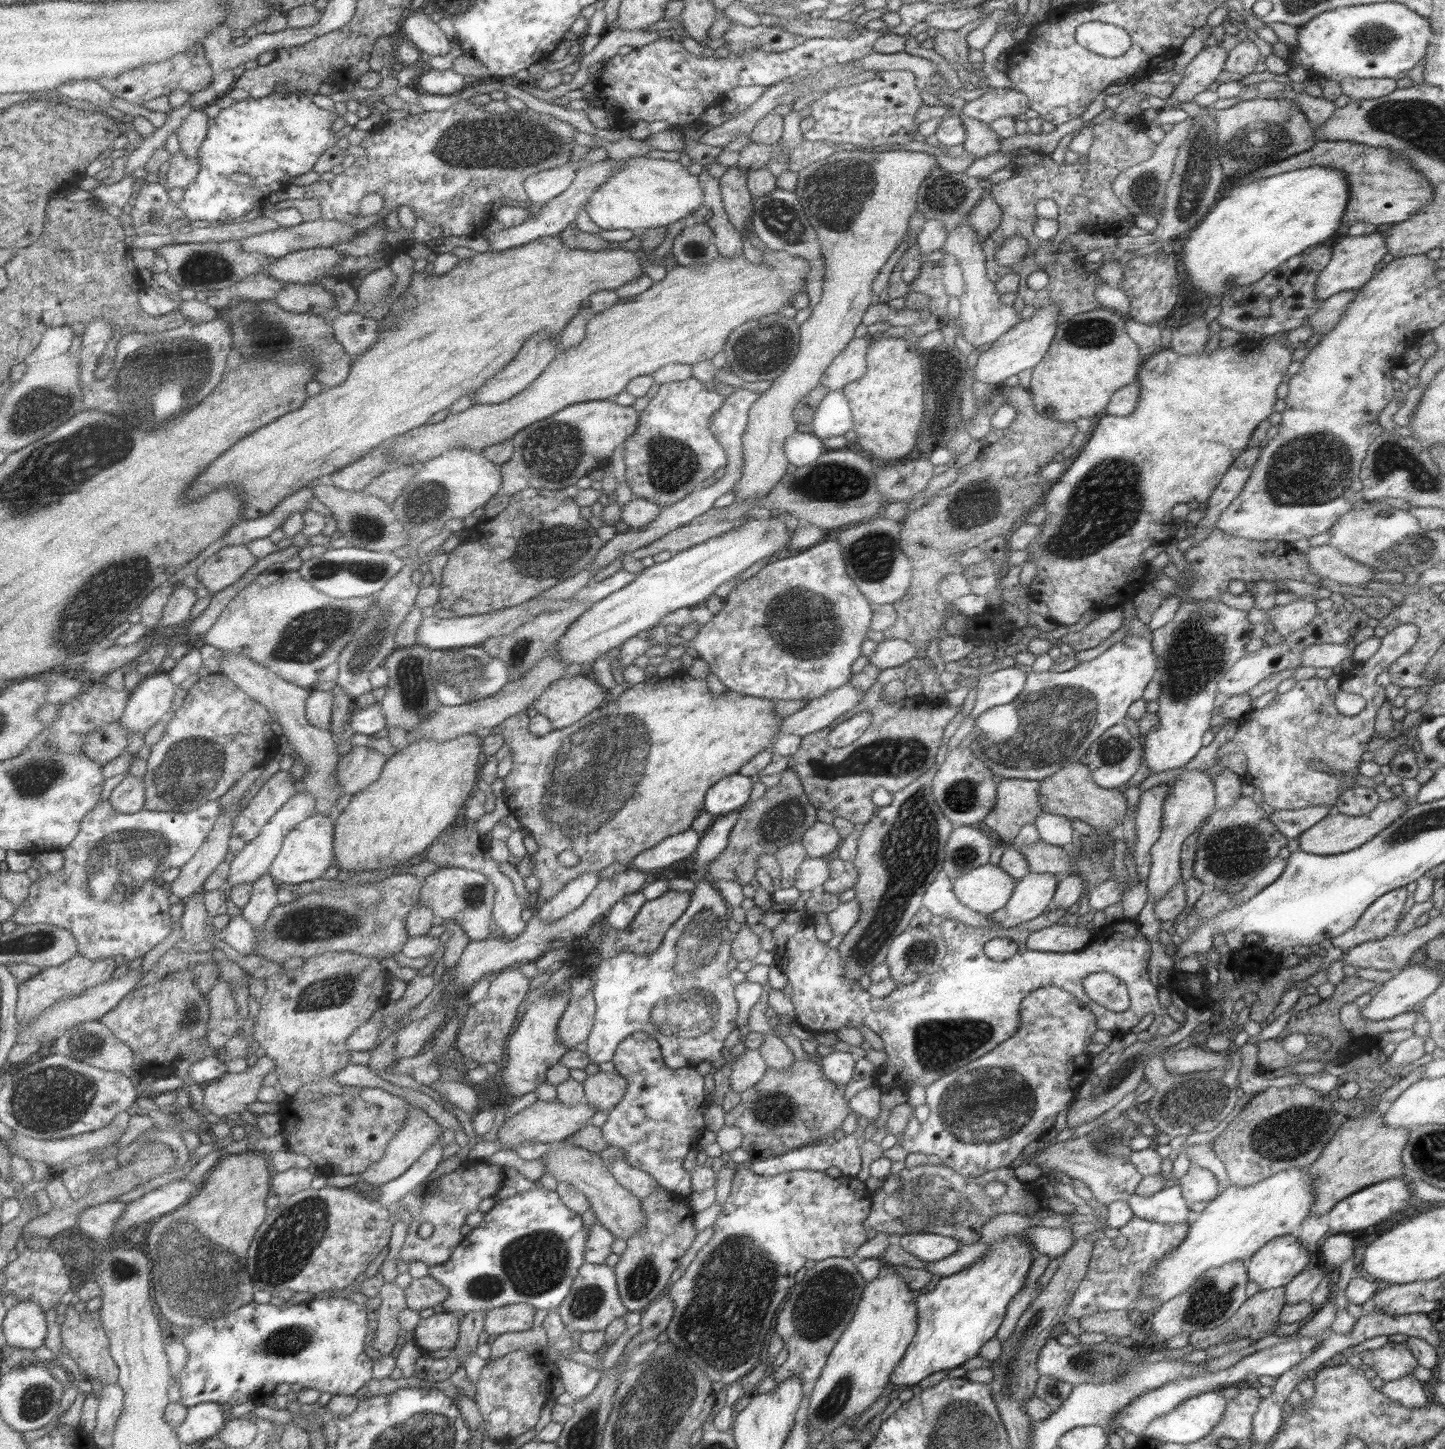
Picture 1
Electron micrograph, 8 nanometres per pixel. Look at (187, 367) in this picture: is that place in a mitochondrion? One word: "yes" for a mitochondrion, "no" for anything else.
yes

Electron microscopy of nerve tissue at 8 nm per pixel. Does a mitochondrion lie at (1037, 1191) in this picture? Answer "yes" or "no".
no

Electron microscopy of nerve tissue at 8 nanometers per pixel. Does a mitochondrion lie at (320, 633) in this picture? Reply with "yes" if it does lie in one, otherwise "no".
yes

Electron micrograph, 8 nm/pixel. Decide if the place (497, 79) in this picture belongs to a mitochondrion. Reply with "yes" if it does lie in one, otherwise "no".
no

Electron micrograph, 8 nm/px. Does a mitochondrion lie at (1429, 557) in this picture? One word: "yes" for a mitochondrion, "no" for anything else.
yes

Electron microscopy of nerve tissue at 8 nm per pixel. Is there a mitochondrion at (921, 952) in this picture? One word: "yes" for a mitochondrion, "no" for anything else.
yes

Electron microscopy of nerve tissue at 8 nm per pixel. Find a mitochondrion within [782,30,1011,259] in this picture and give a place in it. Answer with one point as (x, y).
(838, 191)

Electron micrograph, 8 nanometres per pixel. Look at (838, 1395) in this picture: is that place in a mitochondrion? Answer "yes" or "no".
yes

